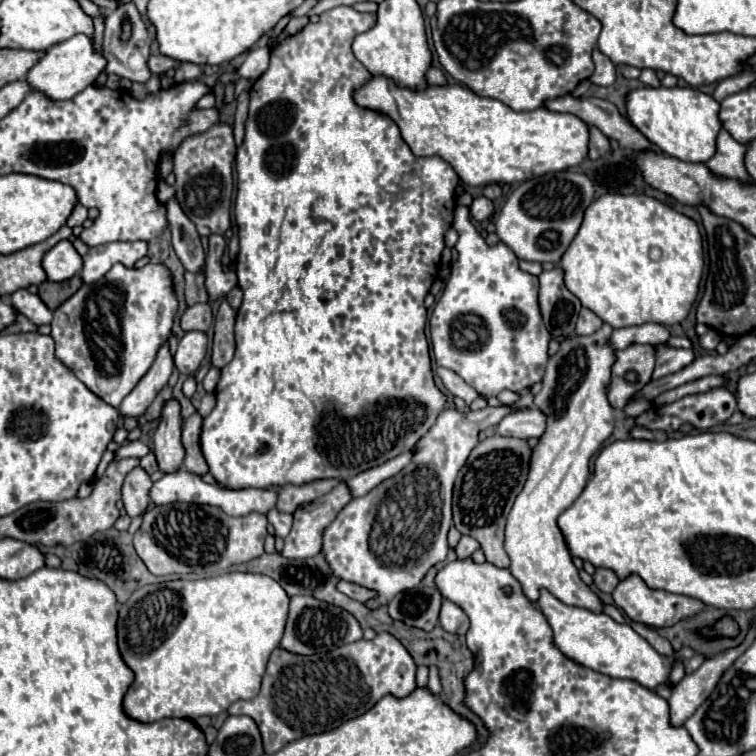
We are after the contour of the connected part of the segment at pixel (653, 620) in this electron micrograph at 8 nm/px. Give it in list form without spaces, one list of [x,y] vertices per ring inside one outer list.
[[[628,577],[626,581],[620,581],[618,589],[614,589],[612,597],[614,597],[616,607],[620,611],[624,611],[624,615],[630,621],[644,623],[644,625],[650,625],[650,627],[656,627],[656,629],[672,627],[678,621],[684,621],[684,619],[690,619],[690,617],[698,615],[706,607],[702,601],[692,599],[692,597],[674,595],[674,593],[666,593],[666,591],[652,591],[652,589],[646,587],[646,583],[640,577]]]

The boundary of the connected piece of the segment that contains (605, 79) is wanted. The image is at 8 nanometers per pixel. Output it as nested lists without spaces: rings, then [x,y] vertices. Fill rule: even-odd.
[[[594,49],[592,59],[596,63],[596,69],[594,69],[590,81],[594,85],[612,85],[614,79],[616,79],[616,67],[614,67],[614,63],[606,55],[602,55],[598,49]]]

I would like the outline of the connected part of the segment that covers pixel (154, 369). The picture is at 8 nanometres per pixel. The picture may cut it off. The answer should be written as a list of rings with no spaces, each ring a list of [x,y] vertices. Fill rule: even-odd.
[[[168,341],[158,349],[158,355],[148,369],[148,373],[140,379],[140,383],[132,389],[132,393],[122,401],[120,413],[124,417],[142,417],[146,407],[154,401],[154,397],[160,393],[160,389],[168,383],[172,375],[172,355],[170,355],[170,345]]]

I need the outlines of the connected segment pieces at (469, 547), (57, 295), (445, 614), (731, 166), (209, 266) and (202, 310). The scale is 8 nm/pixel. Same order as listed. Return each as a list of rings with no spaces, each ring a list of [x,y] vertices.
[[[462,535],[460,543],[458,543],[458,547],[456,547],[456,553],[458,553],[460,559],[468,559],[468,557],[472,557],[472,553],[474,553],[476,549],[480,549],[478,541],[474,541],[474,537]]]
[[[74,277],[74,279],[68,279],[68,281],[62,281],[62,283],[50,283],[50,281],[44,281],[38,289],[38,295],[40,299],[46,303],[46,307],[50,311],[54,311],[56,307],[60,307],[66,299],[70,299],[78,289],[80,289],[82,281],[80,277]]]
[[[444,599],[442,601],[442,611],[440,611],[440,627],[444,627],[448,633],[464,635],[470,629],[470,621],[468,621],[466,613],[462,613],[462,609],[458,605]]]
[[[722,129],[716,137],[716,153],[710,161],[706,161],[706,165],[710,171],[714,171],[720,177],[748,181],[750,175],[746,173],[746,167],[744,167],[744,151],[746,151],[746,145],[734,141],[730,133]]]
[[[210,235],[210,251],[208,251],[206,265],[204,265],[204,275],[206,275],[204,285],[208,291],[210,303],[224,297],[236,285],[236,275],[230,271],[228,273],[222,271],[222,265],[220,265],[220,257],[222,257],[224,247],[227,247],[227,240],[224,236]]]
[[[210,303],[192,305],[180,317],[180,327],[184,331],[208,331],[210,325],[212,325],[212,307],[210,307]]]

